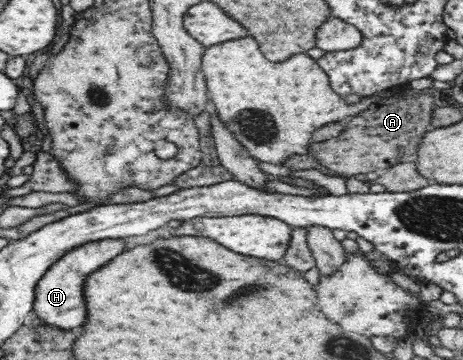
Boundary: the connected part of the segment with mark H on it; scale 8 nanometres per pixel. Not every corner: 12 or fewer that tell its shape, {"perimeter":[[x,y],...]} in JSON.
{"perimeter":[[125,238],[67,251],[35,284],[46,324],[83,323],[83,281],[122,251]]}

